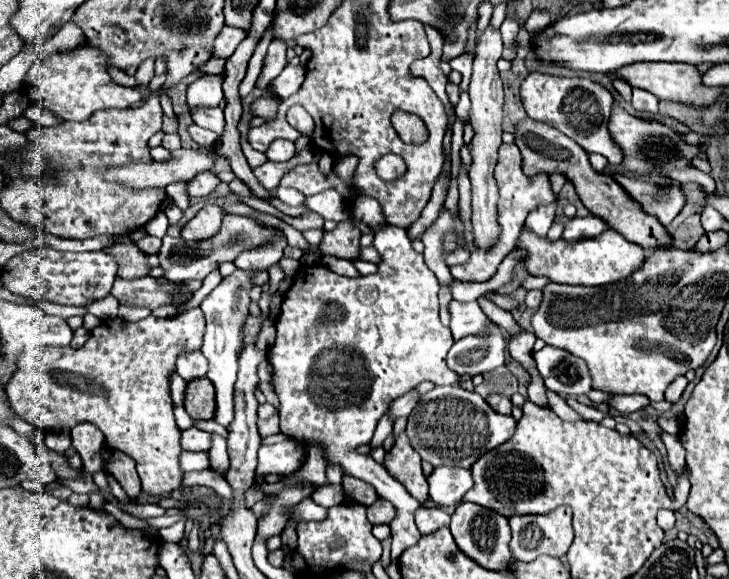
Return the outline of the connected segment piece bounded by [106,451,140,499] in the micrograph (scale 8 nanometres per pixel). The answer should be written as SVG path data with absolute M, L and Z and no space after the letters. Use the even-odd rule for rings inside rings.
M112 453L106 469L116 477L116 481L122 485L122 489L132 497L136 499L138 493L140 493L140 479L138 479L138 473L136 473L136 461L126 455L126 453Z

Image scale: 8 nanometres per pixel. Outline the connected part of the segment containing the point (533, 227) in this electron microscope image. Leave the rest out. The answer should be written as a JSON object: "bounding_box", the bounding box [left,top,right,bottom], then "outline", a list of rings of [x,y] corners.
{"bounding_box":[524,205,556,237],"outline":[[[548,205],[548,207],[540,207],[540,209],[534,209],[532,215],[526,219],[524,227],[528,231],[534,231],[536,235],[540,237],[546,237],[552,221],[554,221],[554,215],[556,215],[556,205]]]}

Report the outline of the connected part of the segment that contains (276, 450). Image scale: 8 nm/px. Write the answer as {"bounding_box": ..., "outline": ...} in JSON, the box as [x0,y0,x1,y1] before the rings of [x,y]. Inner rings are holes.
{"bounding_box":[256,441,306,475],"outline":[[[282,441],[274,445],[262,445],[258,451],[258,467],[256,475],[290,475],[298,471],[306,461],[306,455],[302,453],[302,445],[298,441]]]}

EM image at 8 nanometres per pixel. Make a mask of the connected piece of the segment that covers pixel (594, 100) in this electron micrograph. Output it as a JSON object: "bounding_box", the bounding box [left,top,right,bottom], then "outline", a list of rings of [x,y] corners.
{"bounding_box":[520,71,614,153],"outline":[[[532,71],[520,85],[520,97],[530,119],[548,123],[550,127],[562,131],[564,135],[574,139],[586,153],[600,153],[608,147],[608,143],[614,145],[606,129],[612,109],[612,95],[592,79],[558,77]]]}

